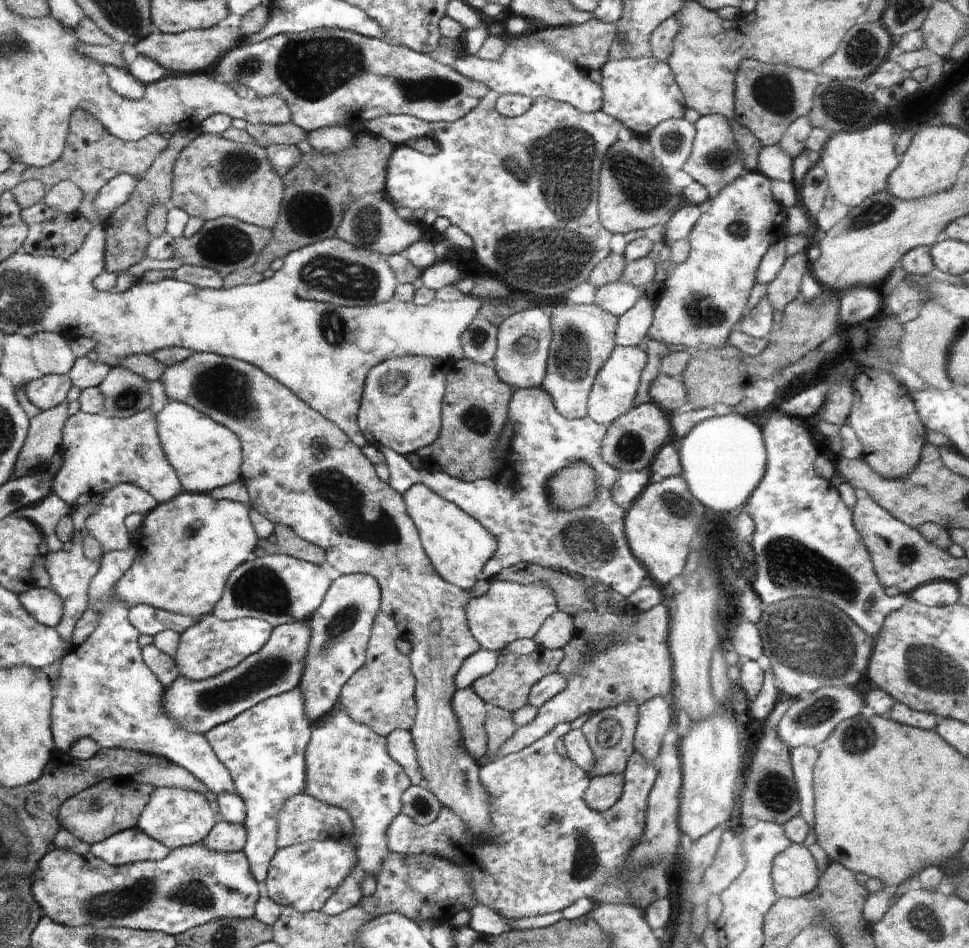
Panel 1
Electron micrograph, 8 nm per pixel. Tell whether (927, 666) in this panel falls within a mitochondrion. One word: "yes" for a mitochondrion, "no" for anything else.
yes

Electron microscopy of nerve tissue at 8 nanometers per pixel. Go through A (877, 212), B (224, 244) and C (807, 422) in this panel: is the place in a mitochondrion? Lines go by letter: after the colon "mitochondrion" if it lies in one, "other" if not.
A: mitochondrion
B: mitochondrion
C: other

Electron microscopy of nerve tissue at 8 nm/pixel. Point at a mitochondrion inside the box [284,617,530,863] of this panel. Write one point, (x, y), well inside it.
(421, 806)

